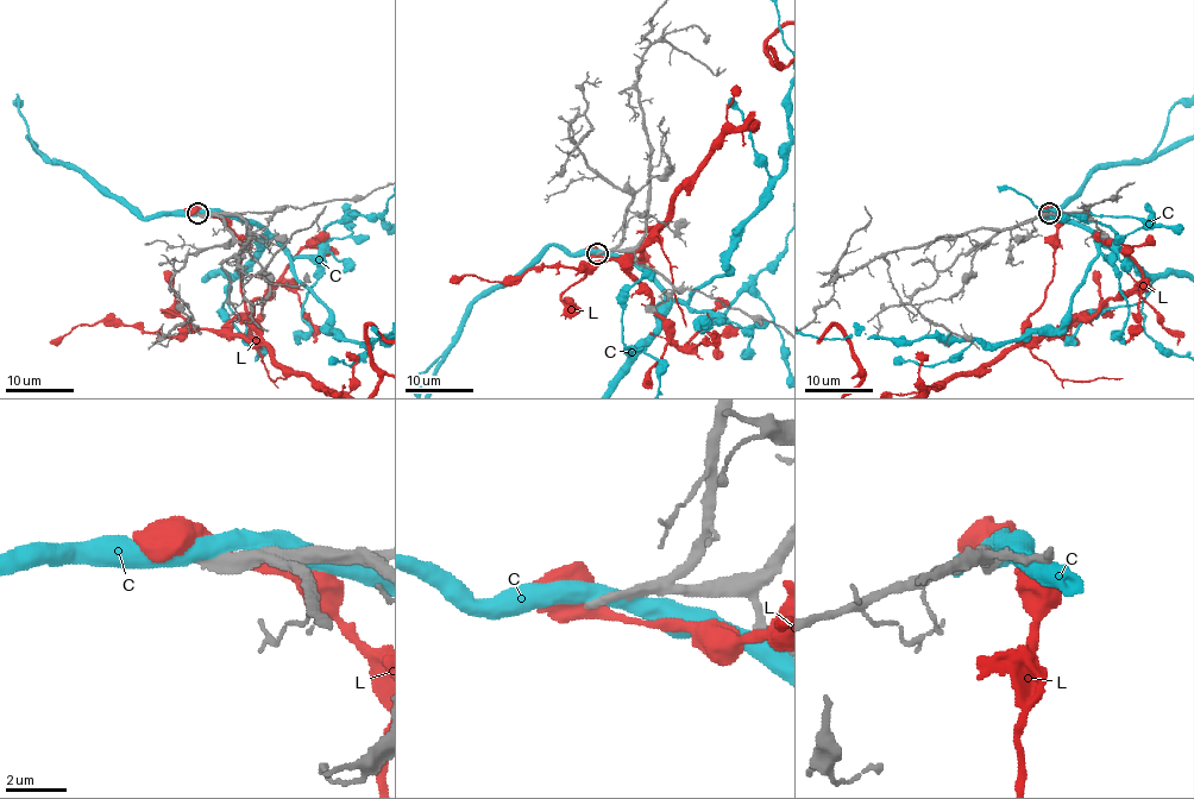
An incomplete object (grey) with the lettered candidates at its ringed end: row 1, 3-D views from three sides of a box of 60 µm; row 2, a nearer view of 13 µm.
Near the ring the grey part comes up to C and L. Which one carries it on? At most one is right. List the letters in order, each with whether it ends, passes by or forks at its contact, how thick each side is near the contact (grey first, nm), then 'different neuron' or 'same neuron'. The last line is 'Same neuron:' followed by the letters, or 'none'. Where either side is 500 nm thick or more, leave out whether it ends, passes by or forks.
C: 440/500 nm | different neuron
L: 280/650 nm | different neuron
Same neuron: none

